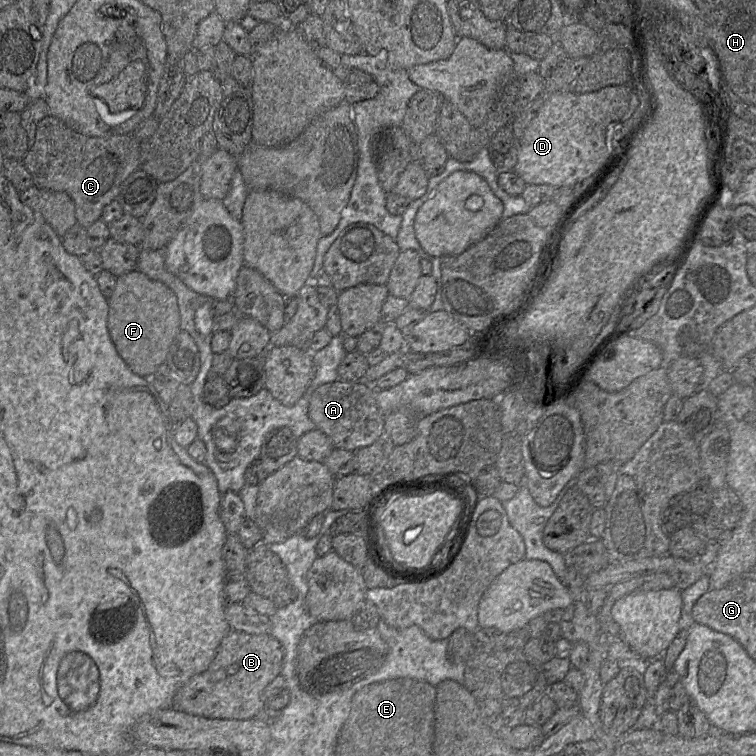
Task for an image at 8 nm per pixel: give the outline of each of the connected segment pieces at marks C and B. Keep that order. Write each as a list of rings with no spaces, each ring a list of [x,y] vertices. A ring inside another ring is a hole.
[[[49,114],[38,123],[34,144],[28,149],[22,161],[33,177],[34,186],[44,190],[63,191],[72,198],[77,223],[87,229],[102,219],[104,207],[118,198],[124,181],[140,168],[140,141],[133,134],[87,136]]]
[[[230,630],[218,646],[209,667],[179,688],[172,708],[206,718],[252,719],[266,706],[262,692],[281,674],[283,658],[283,647],[271,634],[255,635]]]

